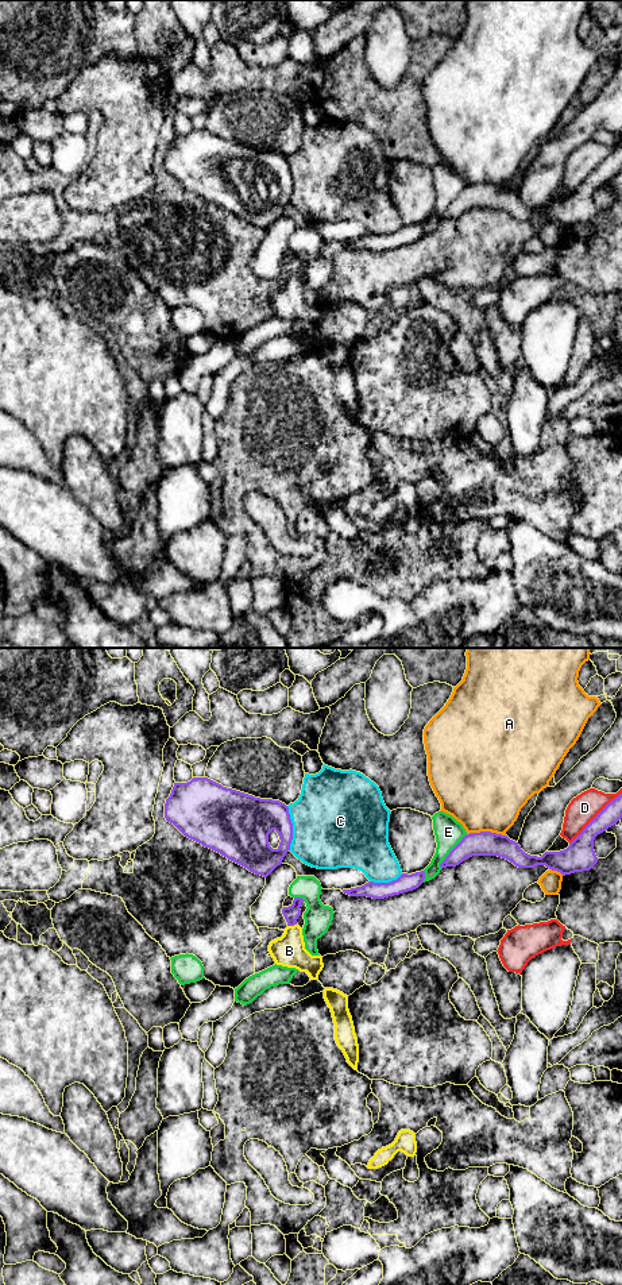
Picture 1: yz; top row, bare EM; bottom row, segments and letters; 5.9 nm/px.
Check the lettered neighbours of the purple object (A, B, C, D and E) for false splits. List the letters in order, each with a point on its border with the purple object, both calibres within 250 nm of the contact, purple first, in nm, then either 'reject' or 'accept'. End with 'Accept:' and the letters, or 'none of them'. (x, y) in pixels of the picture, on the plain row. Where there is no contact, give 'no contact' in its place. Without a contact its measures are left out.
A: contact yz (486, 184); calibres 140 and 480 nm; reject
B: contact yz (292, 277); calibres 90 and 190 nm; accept
C: contact yz (292, 180); calibres 280 and 500 nm; reject
D: contact yz (594, 170); calibres 180 and 170 nm; reject
E: contact yz (451, 203); calibres 140 and 170 nm; reject
Accept: B

